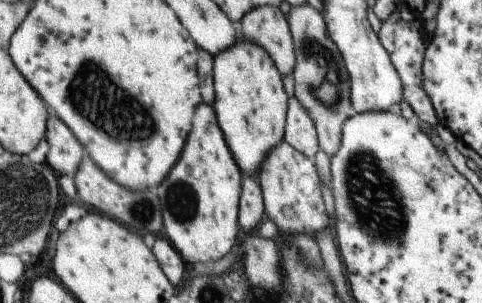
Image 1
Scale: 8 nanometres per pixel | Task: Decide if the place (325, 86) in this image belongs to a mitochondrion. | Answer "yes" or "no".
yes

